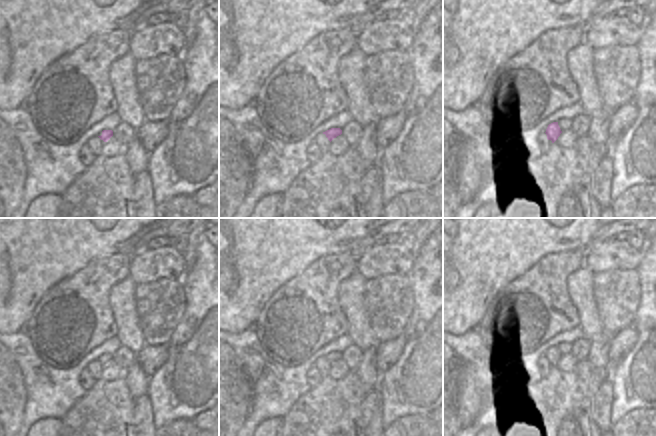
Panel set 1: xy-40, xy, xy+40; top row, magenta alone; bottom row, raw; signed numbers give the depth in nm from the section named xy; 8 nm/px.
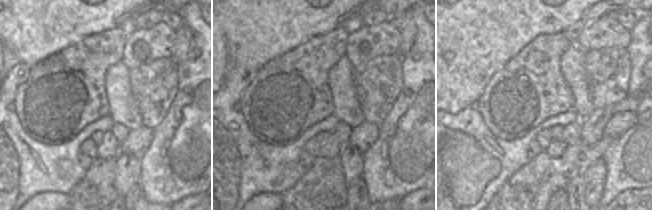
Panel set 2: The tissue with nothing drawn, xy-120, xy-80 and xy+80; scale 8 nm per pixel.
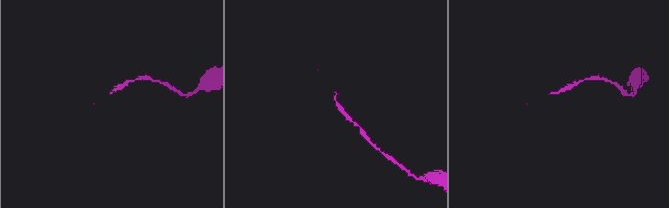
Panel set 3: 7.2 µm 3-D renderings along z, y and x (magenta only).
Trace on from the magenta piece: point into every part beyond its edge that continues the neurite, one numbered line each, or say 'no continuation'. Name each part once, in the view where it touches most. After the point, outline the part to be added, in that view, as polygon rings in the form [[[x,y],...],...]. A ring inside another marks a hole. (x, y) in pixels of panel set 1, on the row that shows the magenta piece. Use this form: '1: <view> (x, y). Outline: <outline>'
1: xy+40 (548, 143). Outline: [[[544,133],[541,137],[540,137],[540,141],[544,143],[546,149],[548,150],[549,148],[552,147],[552,141],[547,139],[547,135],[546,133]]]

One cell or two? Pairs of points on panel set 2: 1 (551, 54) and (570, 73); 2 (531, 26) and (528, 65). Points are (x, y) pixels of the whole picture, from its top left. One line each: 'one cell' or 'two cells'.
1: two cells
2: two cells

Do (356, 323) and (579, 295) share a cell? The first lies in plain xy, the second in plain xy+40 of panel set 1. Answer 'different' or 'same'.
same

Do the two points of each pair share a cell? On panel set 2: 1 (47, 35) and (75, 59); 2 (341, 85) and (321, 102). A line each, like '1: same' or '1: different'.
1: different
2: different

